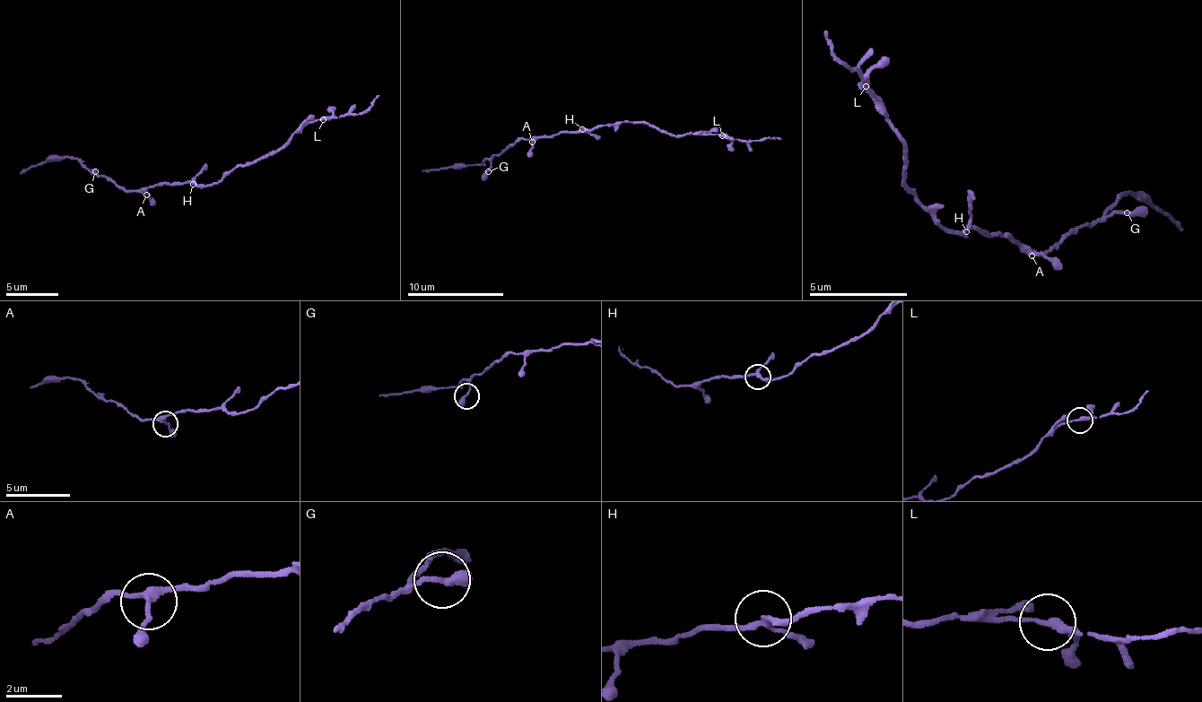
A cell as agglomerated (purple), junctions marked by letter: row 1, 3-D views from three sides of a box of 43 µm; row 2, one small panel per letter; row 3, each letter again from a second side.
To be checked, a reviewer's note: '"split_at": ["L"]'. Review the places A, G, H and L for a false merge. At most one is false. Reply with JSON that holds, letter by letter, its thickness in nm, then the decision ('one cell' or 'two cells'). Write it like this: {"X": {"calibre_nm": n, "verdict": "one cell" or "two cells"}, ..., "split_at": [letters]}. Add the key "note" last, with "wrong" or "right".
{"A": {"calibre_nm": 240, "verdict": "one cell"}, "G": {"calibre_nm": 360, "verdict": "one cell"}, "H": {"calibre_nm": 190, "verdict": "one cell"}, "L": {"calibre_nm": 200, "verdict": "two cells"}, "split_at": ["L"], "note": "right"}

